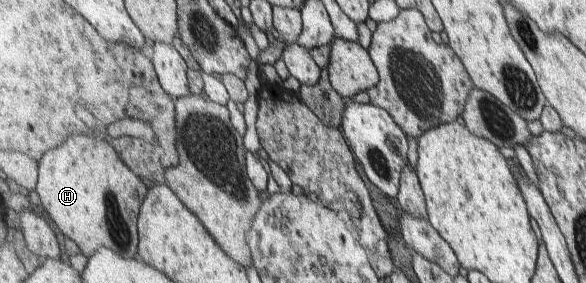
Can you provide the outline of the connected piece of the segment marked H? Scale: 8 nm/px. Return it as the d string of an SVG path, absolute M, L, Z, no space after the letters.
M72 136L62 148L46 152L40 162L37 194L41 205L59 230L81 248L88 259L102 247L118 250L126 258L139 257L139 214L149 193L150 184L126 166L118 152L104 140L94 140L90 136Z

